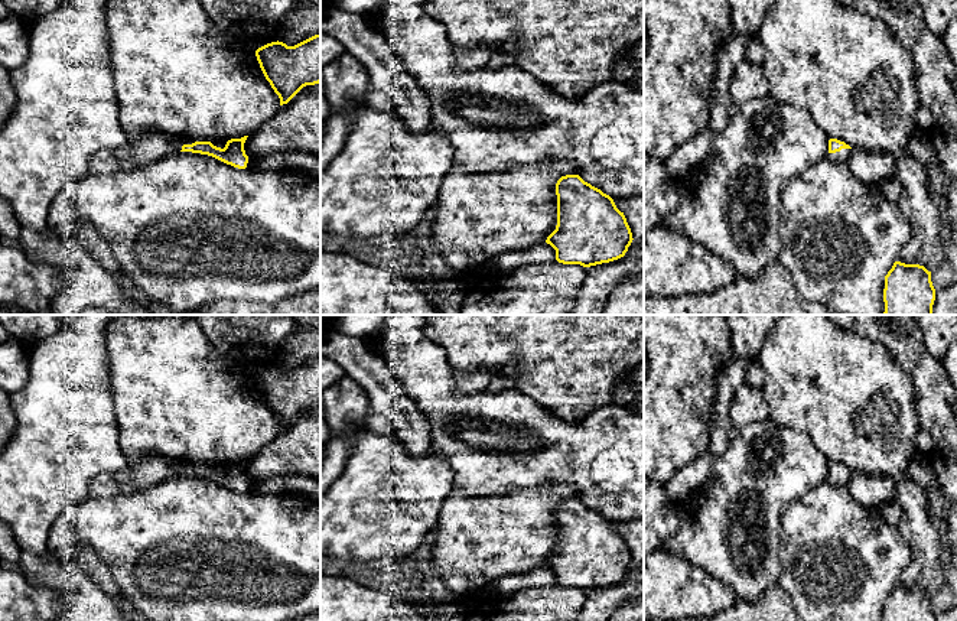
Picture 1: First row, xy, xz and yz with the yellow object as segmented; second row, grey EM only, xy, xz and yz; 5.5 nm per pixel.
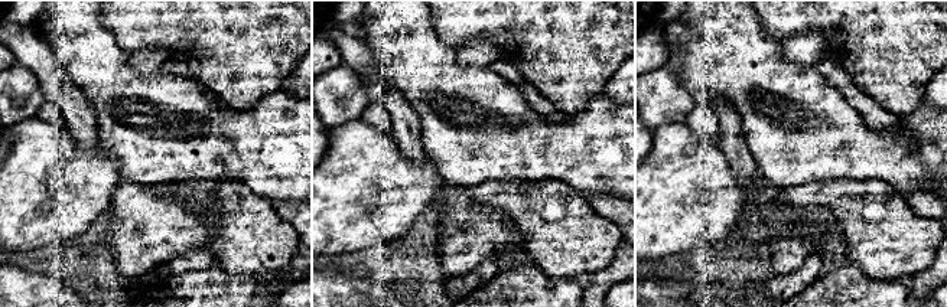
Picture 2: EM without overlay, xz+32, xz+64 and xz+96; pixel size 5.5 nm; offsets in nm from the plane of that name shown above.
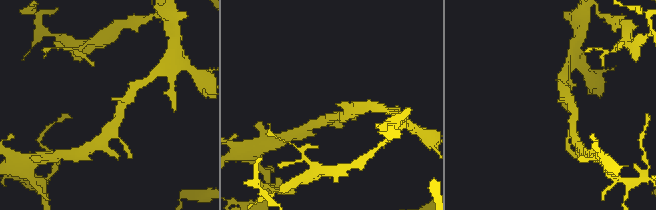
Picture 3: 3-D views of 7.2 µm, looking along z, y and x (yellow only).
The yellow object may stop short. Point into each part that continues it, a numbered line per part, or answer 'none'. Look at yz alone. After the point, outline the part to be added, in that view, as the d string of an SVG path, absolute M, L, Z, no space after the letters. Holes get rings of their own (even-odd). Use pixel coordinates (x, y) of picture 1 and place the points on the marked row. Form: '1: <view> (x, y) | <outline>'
1: yz (843, 155) | M842 149L840 152L829 153L827 157L833 162L847 163L852 152L853 149Z

